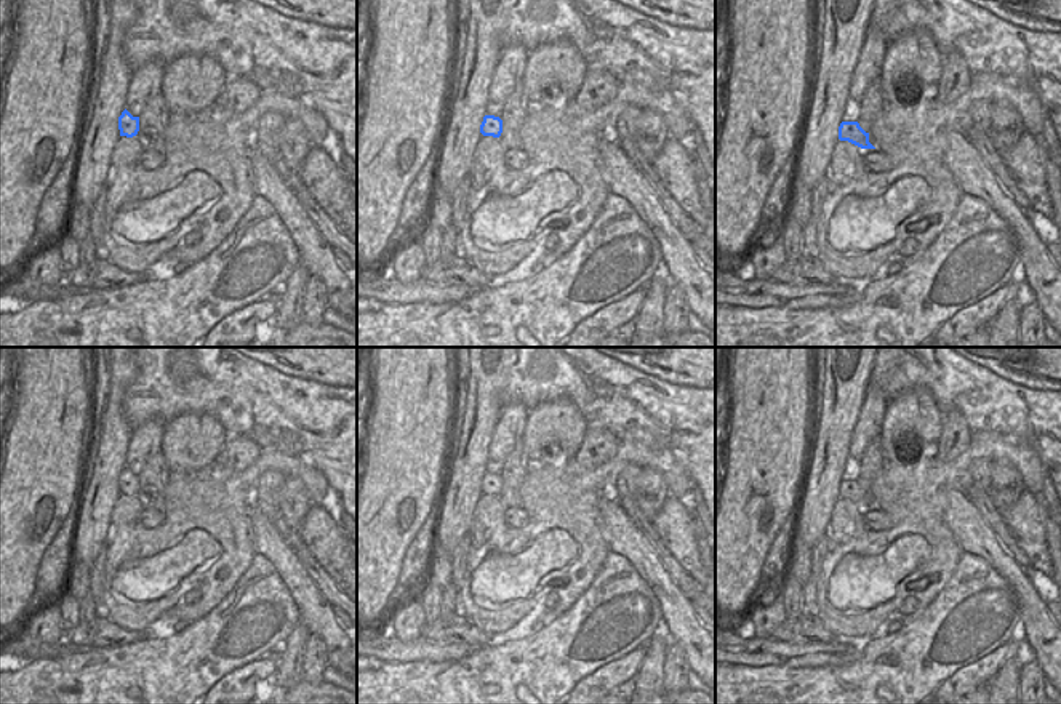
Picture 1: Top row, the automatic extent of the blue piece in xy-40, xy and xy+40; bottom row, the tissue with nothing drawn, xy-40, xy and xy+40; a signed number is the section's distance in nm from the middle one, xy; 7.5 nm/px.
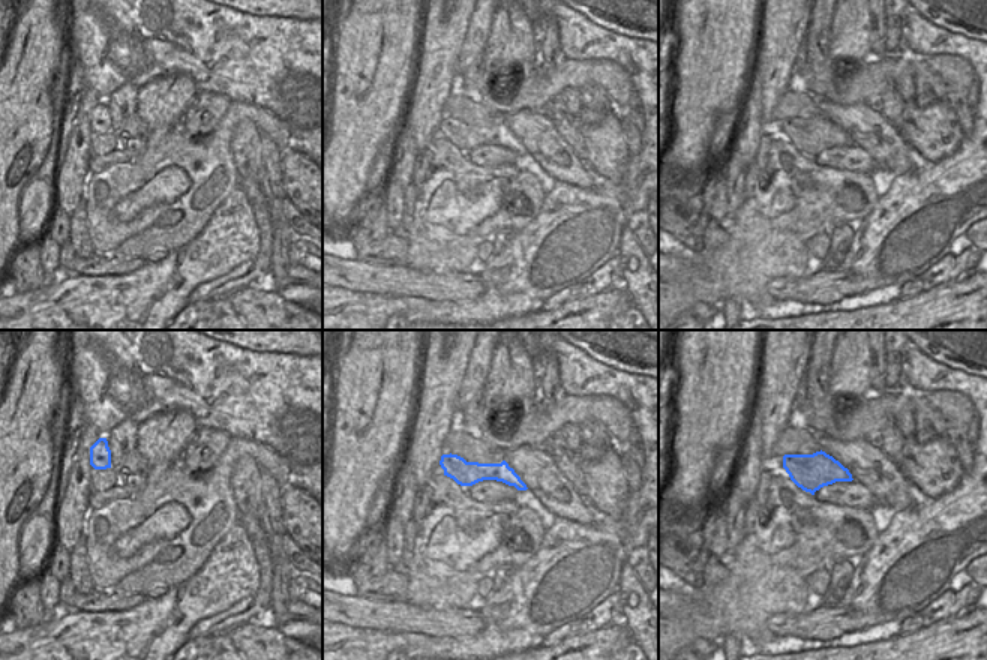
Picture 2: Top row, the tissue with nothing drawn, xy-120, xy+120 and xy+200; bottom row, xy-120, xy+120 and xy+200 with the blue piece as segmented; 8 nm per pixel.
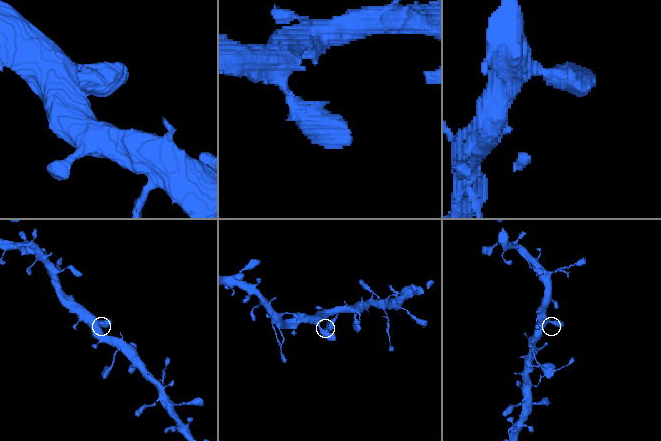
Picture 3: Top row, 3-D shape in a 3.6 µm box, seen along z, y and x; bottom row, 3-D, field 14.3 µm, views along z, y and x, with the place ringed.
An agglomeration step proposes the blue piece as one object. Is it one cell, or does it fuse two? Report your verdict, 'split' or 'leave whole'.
leave whole

